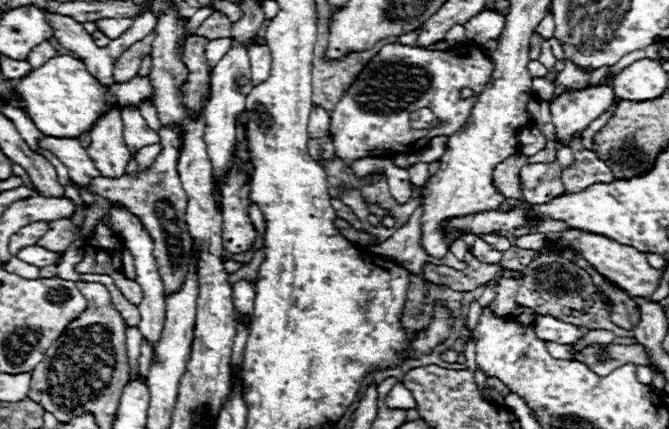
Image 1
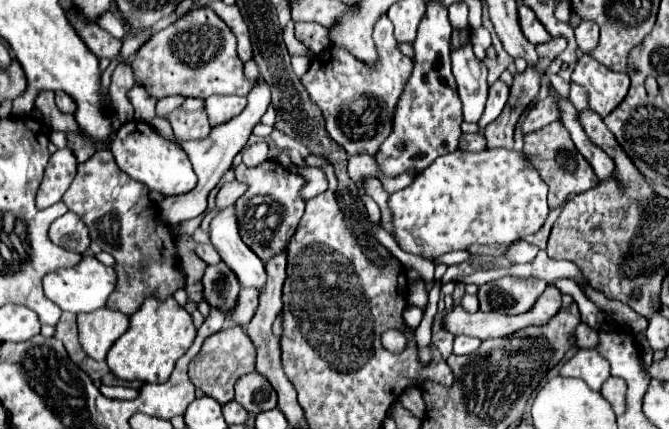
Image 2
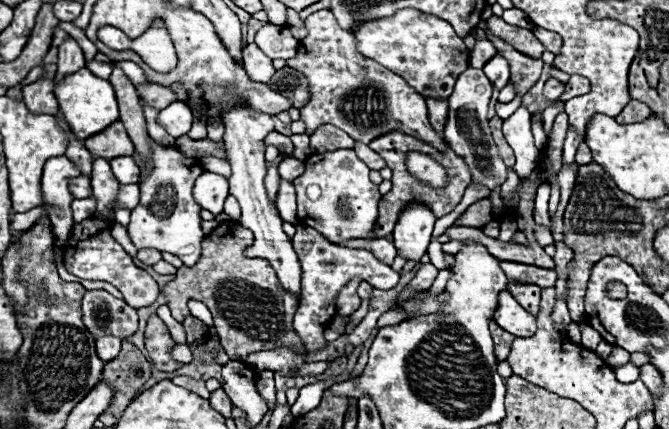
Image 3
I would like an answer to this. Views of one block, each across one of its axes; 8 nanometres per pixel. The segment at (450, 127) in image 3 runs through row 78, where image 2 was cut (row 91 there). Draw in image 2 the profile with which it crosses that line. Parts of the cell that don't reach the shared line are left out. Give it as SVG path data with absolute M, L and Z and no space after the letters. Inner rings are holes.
M472 44L452 52L452 72L458 84L458 96L462 100L464 120L478 122L488 98L488 82L486 66L474 56Z

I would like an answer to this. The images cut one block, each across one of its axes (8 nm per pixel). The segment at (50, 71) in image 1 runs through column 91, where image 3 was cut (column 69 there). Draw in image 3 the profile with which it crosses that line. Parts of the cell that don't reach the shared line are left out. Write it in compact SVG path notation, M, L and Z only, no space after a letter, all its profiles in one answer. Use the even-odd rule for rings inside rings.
M80 68L78 72L64 76L60 82L54 82L54 96L60 104L62 118L68 122L72 134L78 140L84 140L90 134L96 134L98 130L110 126L110 122L118 120L118 104L114 88L110 86L108 80L94 76L88 68Z

